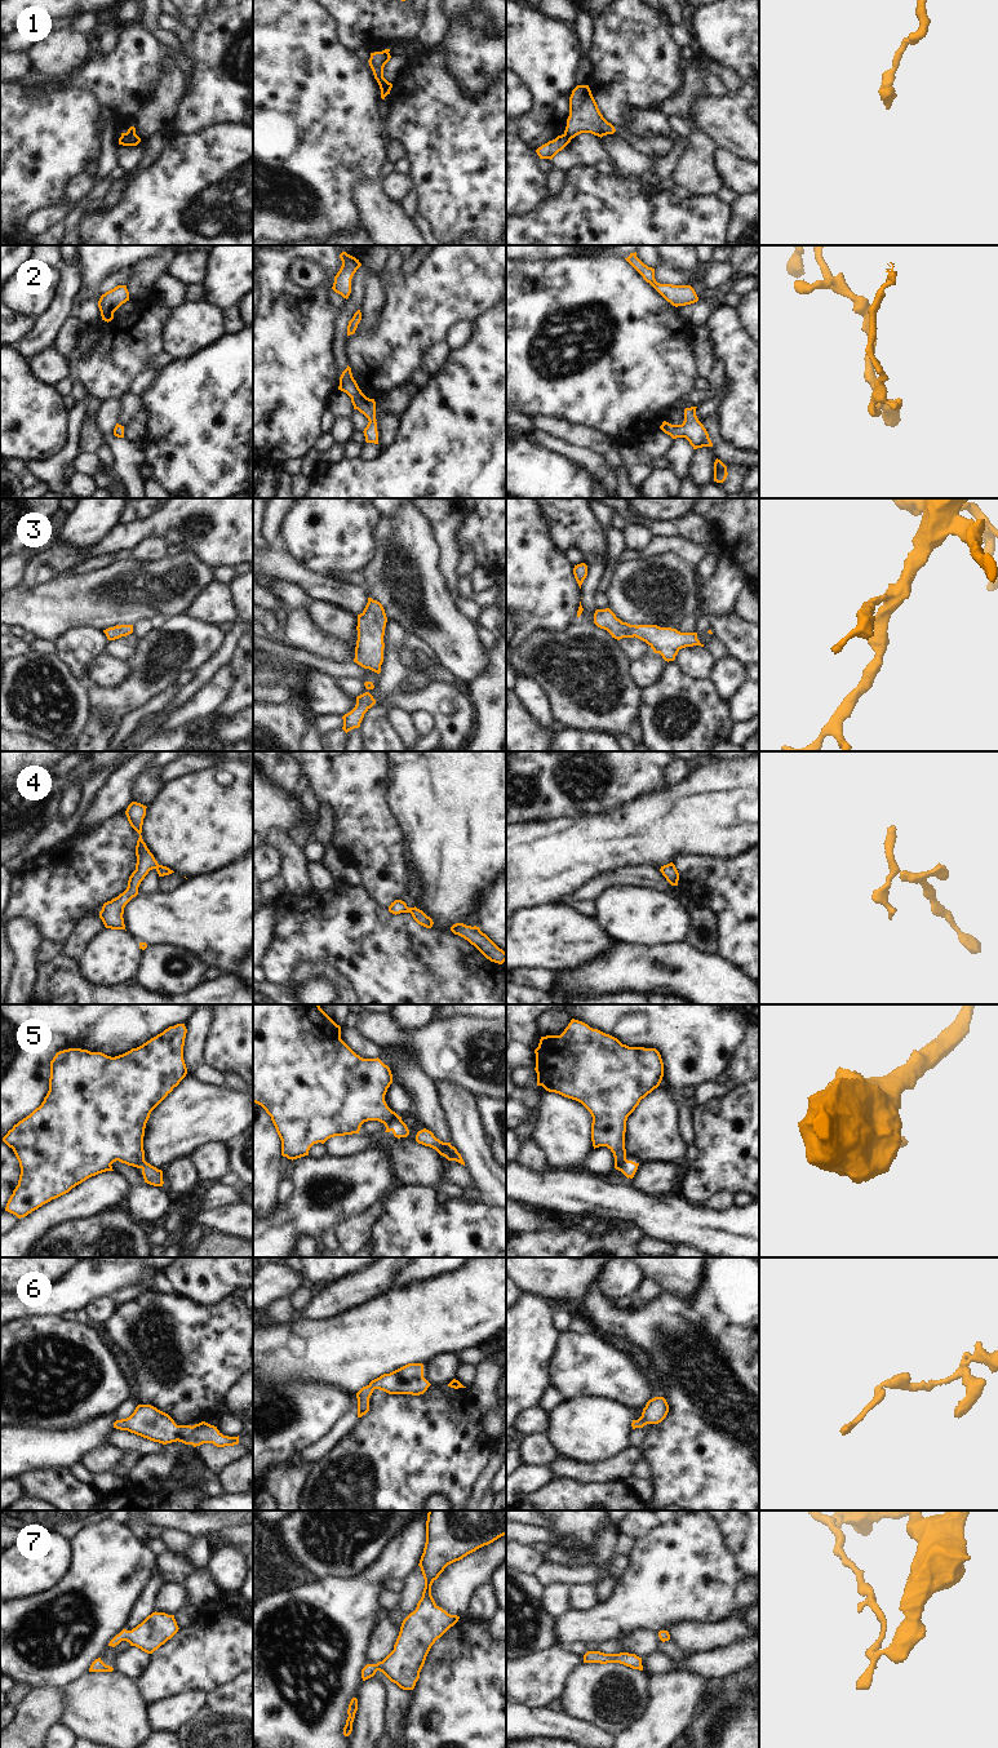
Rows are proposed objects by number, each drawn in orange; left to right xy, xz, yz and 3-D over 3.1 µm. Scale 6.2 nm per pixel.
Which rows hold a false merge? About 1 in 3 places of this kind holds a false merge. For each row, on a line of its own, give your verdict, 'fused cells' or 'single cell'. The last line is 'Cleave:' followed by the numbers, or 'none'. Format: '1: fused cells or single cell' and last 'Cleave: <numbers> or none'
1: fused cells
2: single cell
3: single cell
4: single cell
5: fused cells
6: single cell
7: single cell
Cleave: 1, 5

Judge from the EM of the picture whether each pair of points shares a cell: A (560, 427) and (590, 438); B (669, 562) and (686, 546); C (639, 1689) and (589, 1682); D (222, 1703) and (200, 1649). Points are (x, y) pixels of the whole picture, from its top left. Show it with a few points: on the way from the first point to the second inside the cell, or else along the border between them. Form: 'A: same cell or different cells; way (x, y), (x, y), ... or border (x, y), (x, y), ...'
A: same cell; way (568, 433), (582, 436)
B: different cells; border (647, 557), (674, 553), (695, 567)
C: same cell; way (626, 1689), (617, 1685), (602, 1685)
D: different cells; border (239, 1675), (207, 1694)

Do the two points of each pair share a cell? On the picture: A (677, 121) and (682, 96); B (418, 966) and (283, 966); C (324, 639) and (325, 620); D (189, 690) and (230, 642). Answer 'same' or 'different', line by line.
A: different
B: same
C: different
D: same

